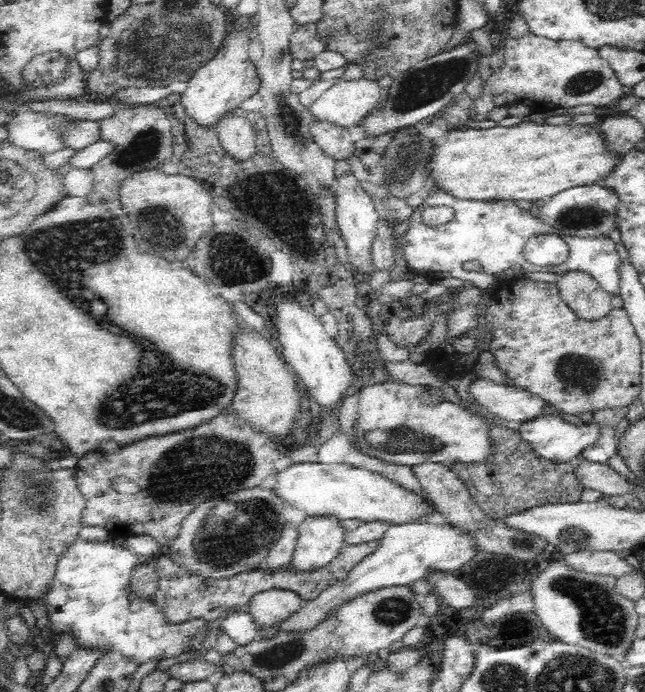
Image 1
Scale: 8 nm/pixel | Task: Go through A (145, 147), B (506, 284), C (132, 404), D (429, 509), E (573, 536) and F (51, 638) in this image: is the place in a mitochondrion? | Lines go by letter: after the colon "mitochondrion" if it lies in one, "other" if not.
A: mitochondrion
B: other
C: mitochondrion
D: other
E: mitochondrion
F: other

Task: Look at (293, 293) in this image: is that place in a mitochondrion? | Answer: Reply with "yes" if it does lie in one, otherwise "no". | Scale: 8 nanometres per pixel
no

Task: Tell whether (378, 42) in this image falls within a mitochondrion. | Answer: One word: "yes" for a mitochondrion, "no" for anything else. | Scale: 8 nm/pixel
yes

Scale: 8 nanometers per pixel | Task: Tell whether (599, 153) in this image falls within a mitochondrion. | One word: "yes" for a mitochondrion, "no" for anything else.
no

